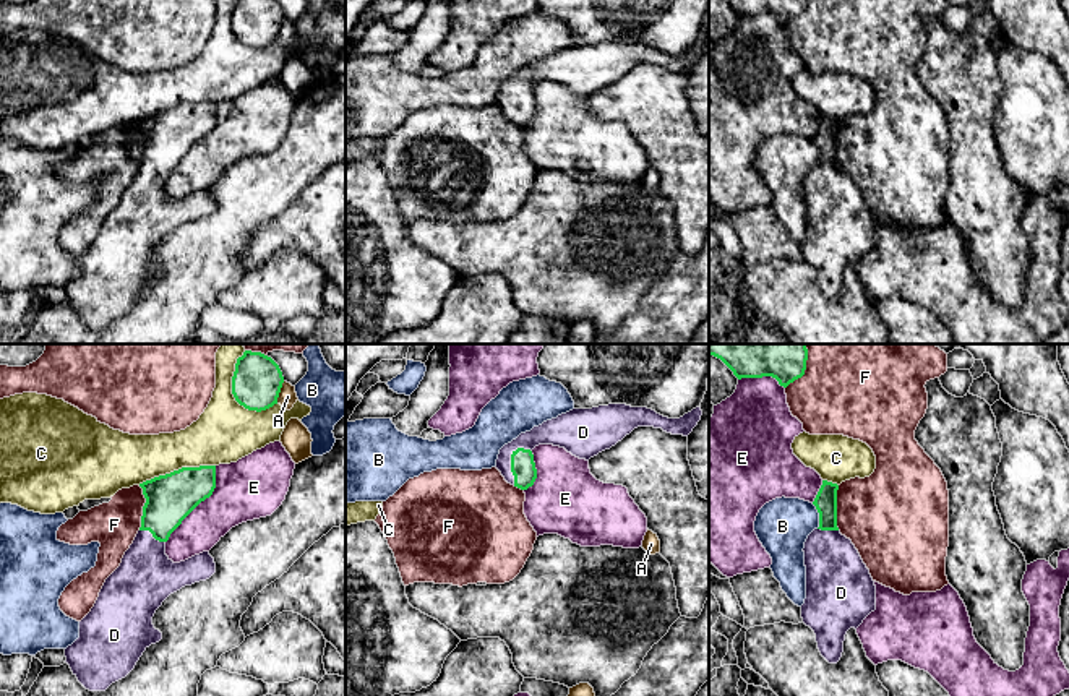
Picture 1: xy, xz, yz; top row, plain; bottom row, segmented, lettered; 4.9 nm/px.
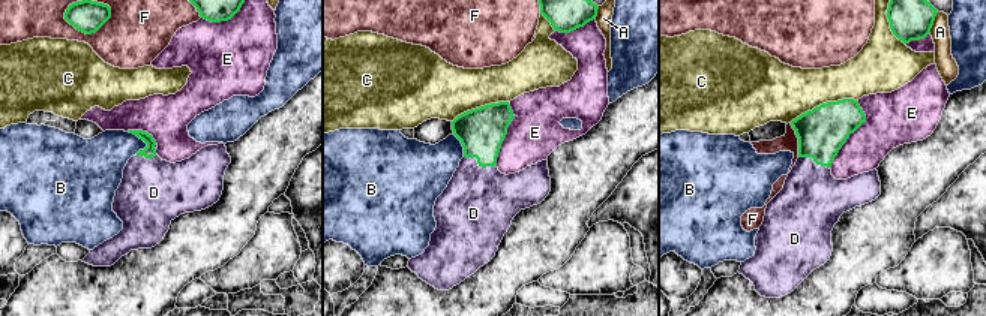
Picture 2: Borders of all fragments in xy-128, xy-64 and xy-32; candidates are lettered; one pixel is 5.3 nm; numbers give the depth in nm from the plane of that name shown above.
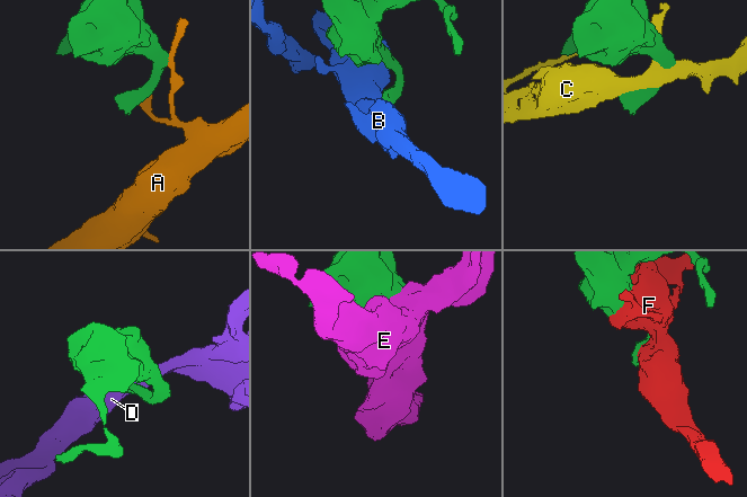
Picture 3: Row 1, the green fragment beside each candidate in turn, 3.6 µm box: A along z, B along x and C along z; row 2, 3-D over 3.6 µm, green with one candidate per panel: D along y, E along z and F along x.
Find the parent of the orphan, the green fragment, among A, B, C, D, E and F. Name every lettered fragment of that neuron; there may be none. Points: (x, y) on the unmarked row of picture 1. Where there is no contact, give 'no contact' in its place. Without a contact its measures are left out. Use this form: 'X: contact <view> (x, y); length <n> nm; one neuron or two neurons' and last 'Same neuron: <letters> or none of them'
A: contact xy (279, 28); length 120 nm; two neurons
B: contact yz (819, 153); length 130 nm; two neurons
C: contact xy (239, 39); length 300 nm; two neurons
D: contact xz (511, 98); length 200 nm; one neuron
E: contact xy (200, 138); length 460 nm; two neurons
F: contact xy (143, 145); length 220 nm; two neurons
Same neuron: D

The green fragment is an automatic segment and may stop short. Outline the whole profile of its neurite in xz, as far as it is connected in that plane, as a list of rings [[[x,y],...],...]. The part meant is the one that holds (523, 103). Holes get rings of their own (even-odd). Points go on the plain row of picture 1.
[[[626,41],[573,45],[504,81],[495,104],[508,120],[527,127],[537,115],[532,86],[539,81],[560,83],[573,92],[589,97],[615,83],[638,63],[654,63],[672,71],[688,73],[701,52],[701,44],[680,55],[668,55],[652,45]]]

